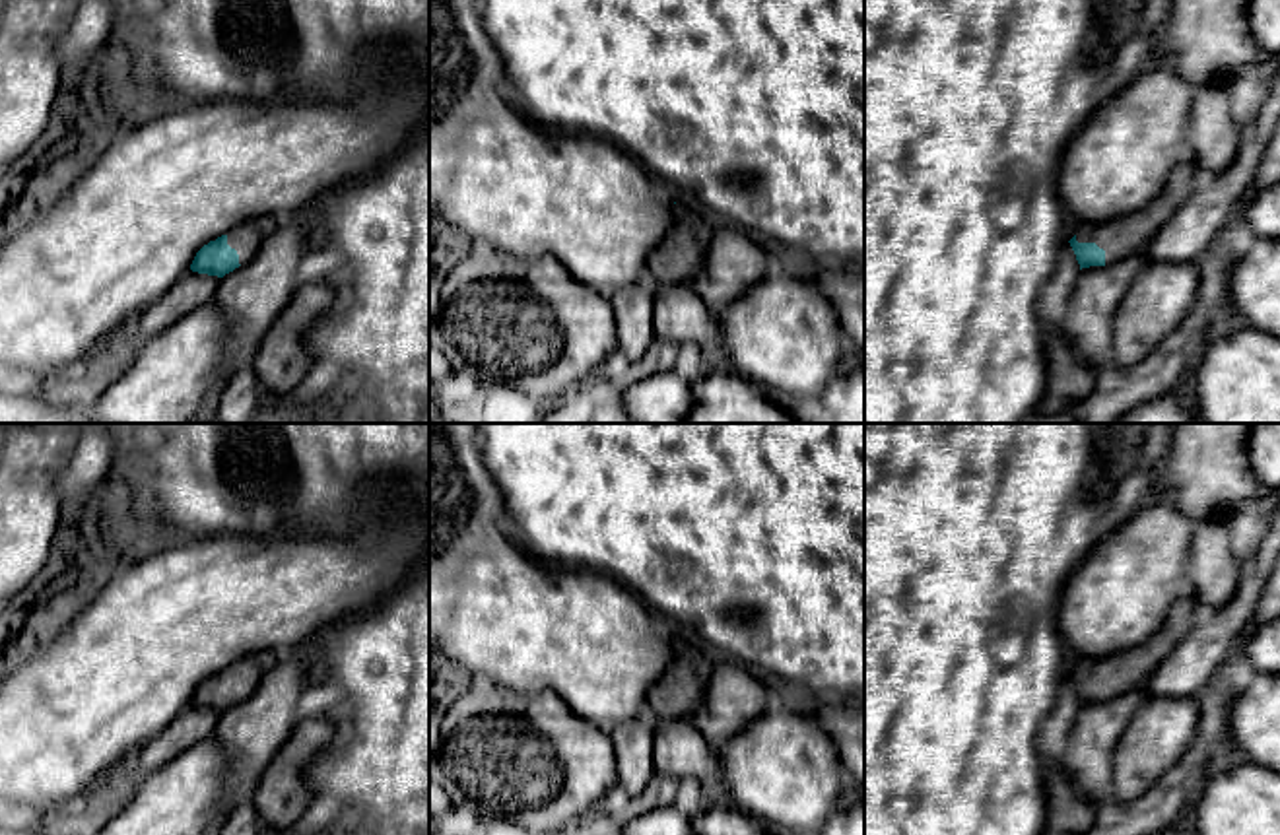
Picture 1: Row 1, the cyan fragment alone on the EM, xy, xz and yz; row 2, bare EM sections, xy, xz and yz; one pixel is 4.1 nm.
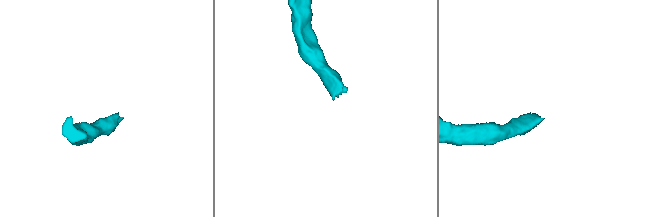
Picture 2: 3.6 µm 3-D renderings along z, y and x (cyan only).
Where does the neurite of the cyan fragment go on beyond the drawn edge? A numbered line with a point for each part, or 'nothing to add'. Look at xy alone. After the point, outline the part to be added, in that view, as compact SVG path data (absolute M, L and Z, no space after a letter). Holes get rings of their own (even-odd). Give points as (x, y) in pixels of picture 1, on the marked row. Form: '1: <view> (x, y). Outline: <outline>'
1: xy (247, 237). Outline: M247 219L225 233L227 245L239 254L239 264L249 262L258 252L268 229L274 223L276 219Z

